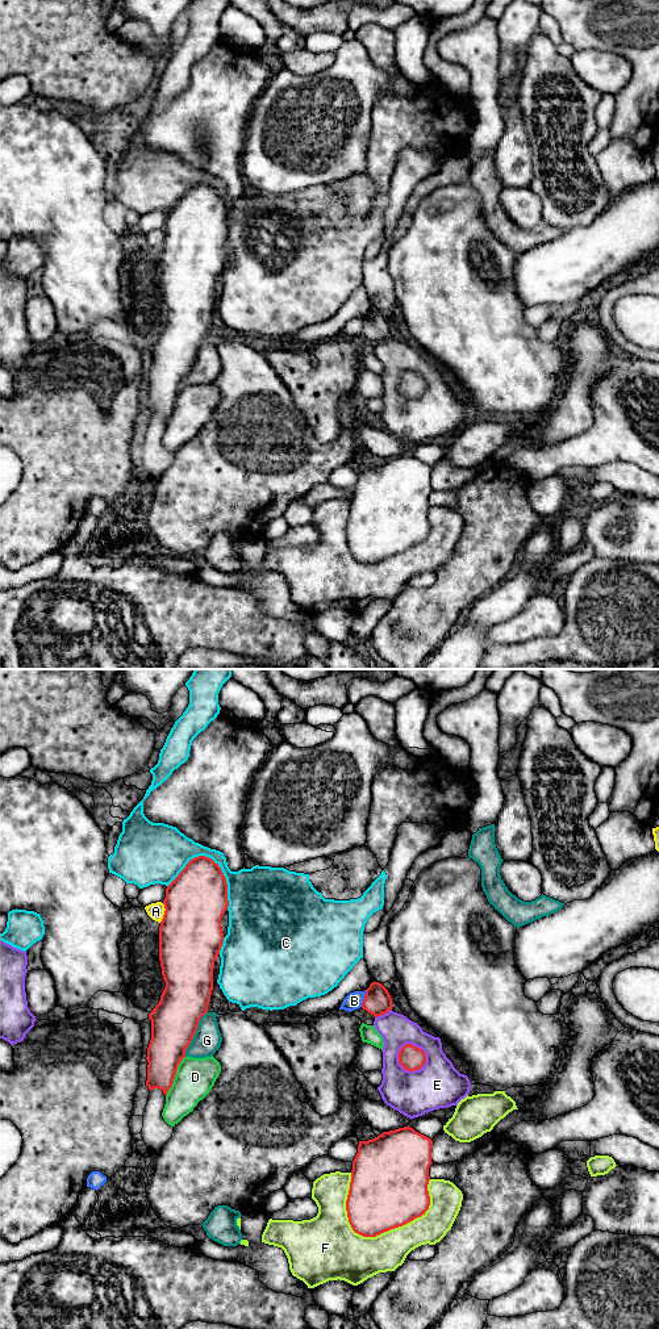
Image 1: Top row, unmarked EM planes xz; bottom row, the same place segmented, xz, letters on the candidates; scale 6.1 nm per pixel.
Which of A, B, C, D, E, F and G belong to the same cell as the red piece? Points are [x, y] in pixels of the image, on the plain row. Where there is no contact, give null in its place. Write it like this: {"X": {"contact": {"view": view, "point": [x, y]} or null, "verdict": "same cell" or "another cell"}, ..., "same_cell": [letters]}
{"A": {"contact": {"view": "xz", "point": [165, 239]}, "verdict": "another cell"}, "B": {"contact": {"view": "xz", "point": [365, 325]}, "verdict": "another cell"}, "C": {"contact": {"view": "xz", "point": [212, 187]}, "verdict": "another cell"}, "D": {"contact": {"view": "xz", "point": [175, 401]}, "verdict": "another cell"}, "E": {"contact": {"view": "xz", "point": [424, 379]}, "verdict": "another cell"}, "F": {"contact": {"view": "xz", "point": [404, 551]}, "verdict": "another cell"}, "G": {"contact": {"view": "xz", "point": [195, 359]}, "verdict": "another cell"}, "same_cell": []}

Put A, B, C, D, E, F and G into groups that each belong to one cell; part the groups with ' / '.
A / B / C / D / E / F / G

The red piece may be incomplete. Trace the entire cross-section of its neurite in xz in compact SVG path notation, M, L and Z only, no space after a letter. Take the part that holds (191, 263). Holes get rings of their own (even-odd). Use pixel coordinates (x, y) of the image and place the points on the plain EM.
M199 183L185 192L179 202L167 213L163 227L164 242L159 254L159 288L166 314L159 330L149 340L151 347L151 367L147 375L147 408L149 417L159 415L167 422L171 415L176 397L185 377L189 373L200 346L208 339L208 331L213 317L213 293L224 271L221 246L229 234L226 205L212 185Z

